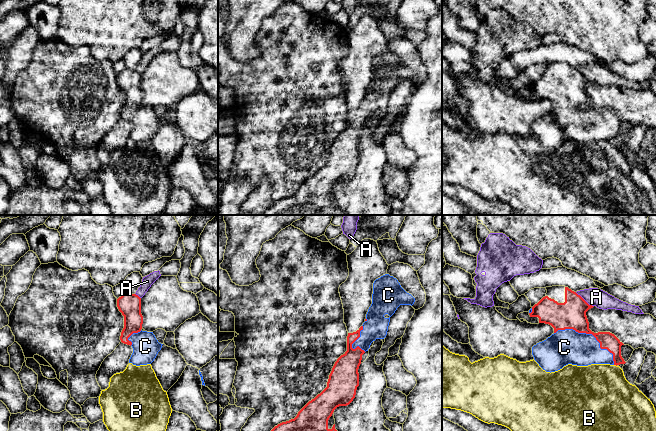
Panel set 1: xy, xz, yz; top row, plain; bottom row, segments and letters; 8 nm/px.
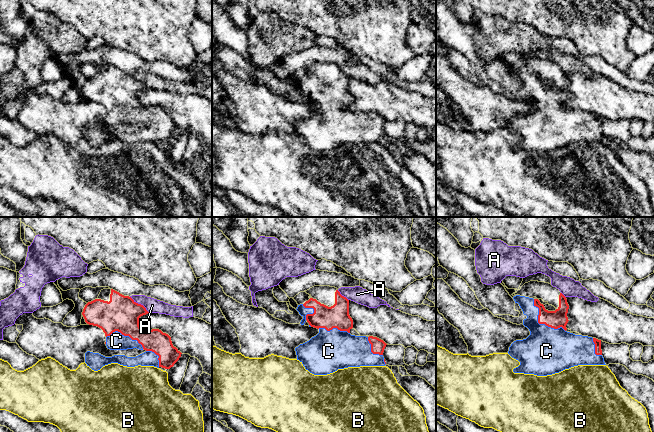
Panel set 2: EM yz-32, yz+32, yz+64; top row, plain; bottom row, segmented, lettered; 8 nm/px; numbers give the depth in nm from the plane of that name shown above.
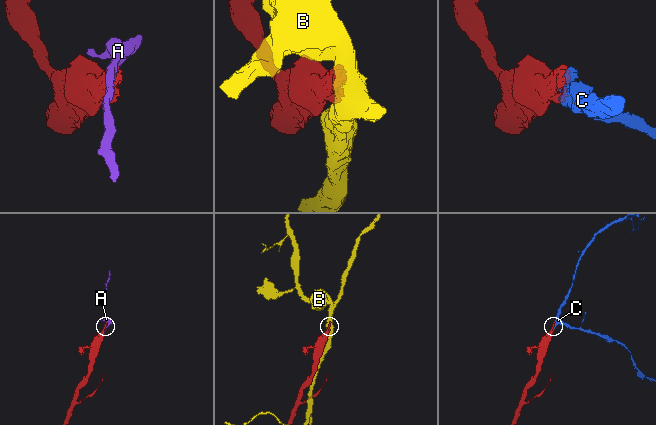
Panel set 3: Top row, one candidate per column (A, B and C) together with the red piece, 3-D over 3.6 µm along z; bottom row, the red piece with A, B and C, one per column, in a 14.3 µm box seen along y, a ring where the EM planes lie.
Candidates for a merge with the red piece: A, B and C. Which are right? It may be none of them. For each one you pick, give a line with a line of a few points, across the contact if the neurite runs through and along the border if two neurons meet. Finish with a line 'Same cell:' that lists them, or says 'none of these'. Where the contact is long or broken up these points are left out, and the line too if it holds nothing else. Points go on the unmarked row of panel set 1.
Same cell: C

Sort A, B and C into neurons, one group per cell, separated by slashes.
A / B / C

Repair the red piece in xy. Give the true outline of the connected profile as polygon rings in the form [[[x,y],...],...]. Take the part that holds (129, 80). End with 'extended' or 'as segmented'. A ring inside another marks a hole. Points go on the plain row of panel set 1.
[[[126,68],[117,75],[117,83],[124,92],[120,116],[133,124],[129,139],[136,142],[151,140],[163,120],[158,118],[153,108],[141,106],[143,100],[141,74]]] | extended

